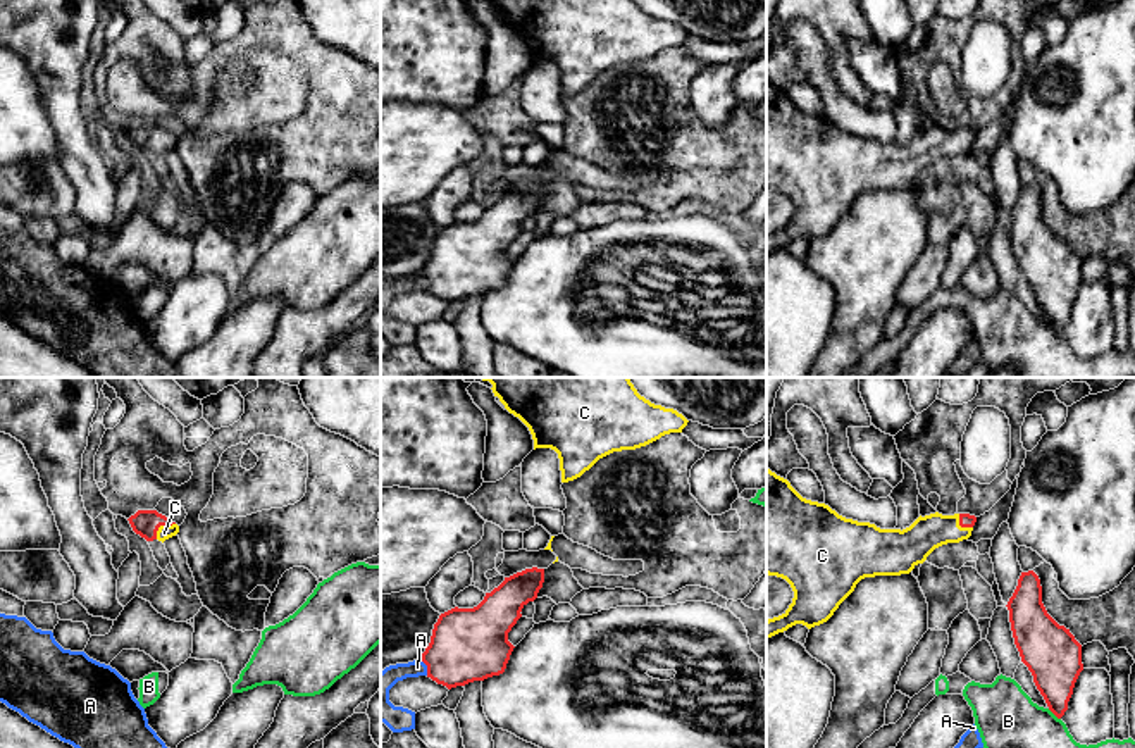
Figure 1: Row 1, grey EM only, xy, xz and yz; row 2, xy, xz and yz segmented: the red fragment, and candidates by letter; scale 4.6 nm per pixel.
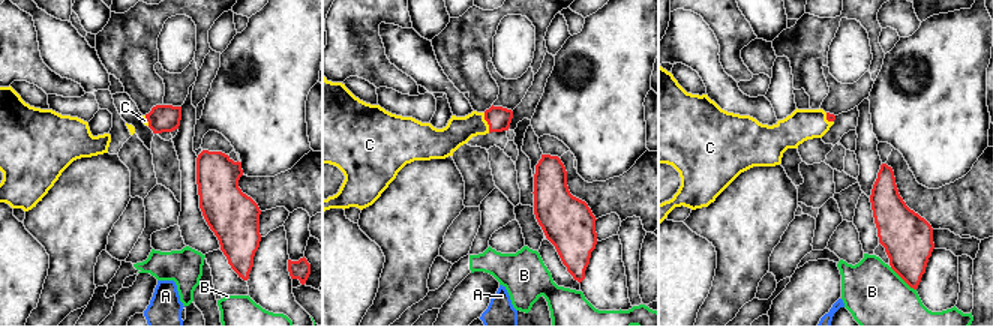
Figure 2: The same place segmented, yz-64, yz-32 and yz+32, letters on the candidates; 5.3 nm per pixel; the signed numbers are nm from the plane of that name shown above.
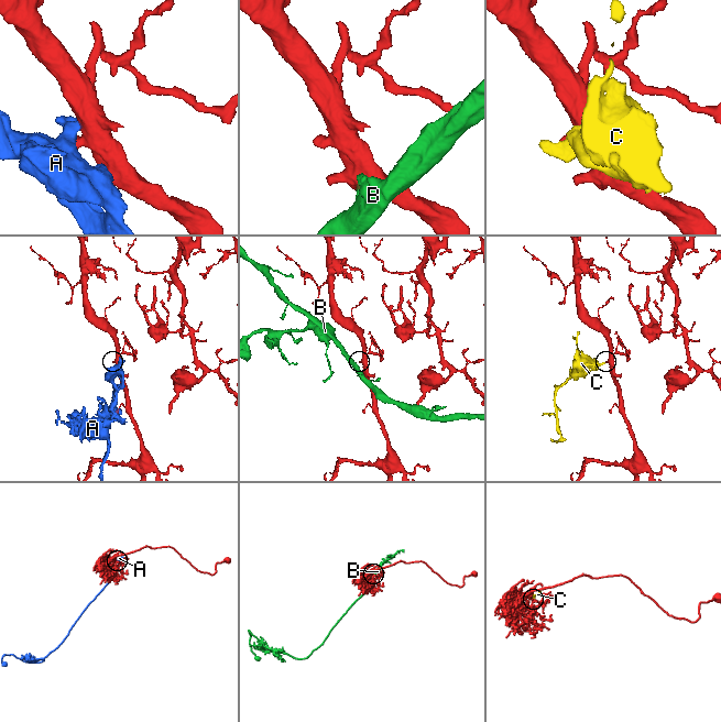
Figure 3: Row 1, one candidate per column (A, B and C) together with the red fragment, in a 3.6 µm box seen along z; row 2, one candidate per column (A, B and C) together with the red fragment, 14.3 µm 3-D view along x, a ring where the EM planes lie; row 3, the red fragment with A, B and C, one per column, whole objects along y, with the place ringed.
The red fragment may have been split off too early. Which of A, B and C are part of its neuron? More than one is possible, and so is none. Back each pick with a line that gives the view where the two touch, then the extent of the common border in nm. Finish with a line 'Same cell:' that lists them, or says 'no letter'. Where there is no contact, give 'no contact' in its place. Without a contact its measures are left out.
C: xy | 120 nm
Same cell: C

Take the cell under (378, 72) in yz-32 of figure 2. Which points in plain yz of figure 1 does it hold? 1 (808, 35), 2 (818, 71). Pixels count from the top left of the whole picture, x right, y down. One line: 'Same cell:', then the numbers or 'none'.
Same cell: none

